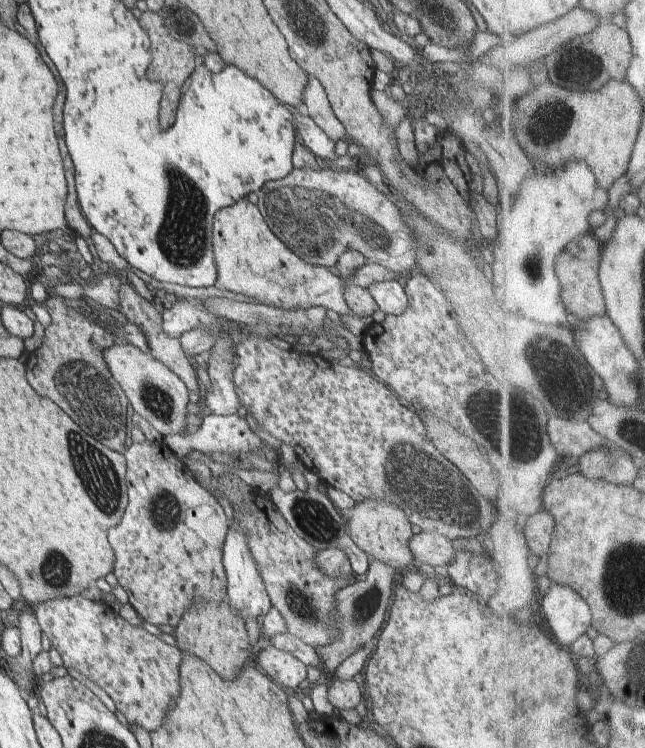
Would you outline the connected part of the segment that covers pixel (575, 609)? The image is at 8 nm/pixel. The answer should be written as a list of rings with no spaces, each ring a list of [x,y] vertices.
[[[554,584],[542,606],[556,636],[566,646],[571,647],[595,624],[592,605],[572,586]]]

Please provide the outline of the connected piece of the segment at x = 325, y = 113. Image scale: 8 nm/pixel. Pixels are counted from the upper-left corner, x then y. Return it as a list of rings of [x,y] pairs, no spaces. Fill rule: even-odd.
[[[308,74],[302,98],[302,102],[306,104],[308,116],[324,130],[330,139],[334,142],[340,139],[349,141],[344,125],[332,110],[325,88],[312,74]]]

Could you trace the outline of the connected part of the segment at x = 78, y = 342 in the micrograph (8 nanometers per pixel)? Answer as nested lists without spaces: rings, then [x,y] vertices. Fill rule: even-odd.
[[[49,291],[46,306],[51,316],[50,326],[45,328],[42,345],[30,356],[32,368],[26,368],[30,386],[43,397],[54,401],[80,428],[102,442],[104,446],[124,454],[128,440],[126,406],[129,400],[121,386],[114,380],[103,352],[115,342],[110,330],[94,324],[94,314],[86,318],[59,300]]]

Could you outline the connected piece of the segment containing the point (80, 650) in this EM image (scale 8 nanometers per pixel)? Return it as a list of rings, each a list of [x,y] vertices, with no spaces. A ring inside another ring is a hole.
[[[82,594],[44,601],[32,609],[36,612],[35,617],[41,632],[48,636],[51,648],[60,653],[63,665],[76,669],[103,688],[131,727],[140,725],[150,732],[163,723],[169,702],[173,701],[174,697],[178,698],[182,691],[179,677],[179,668],[184,657],[182,650],[166,644],[141,626],[132,626],[119,613],[114,612],[109,603],[89,600]]]

